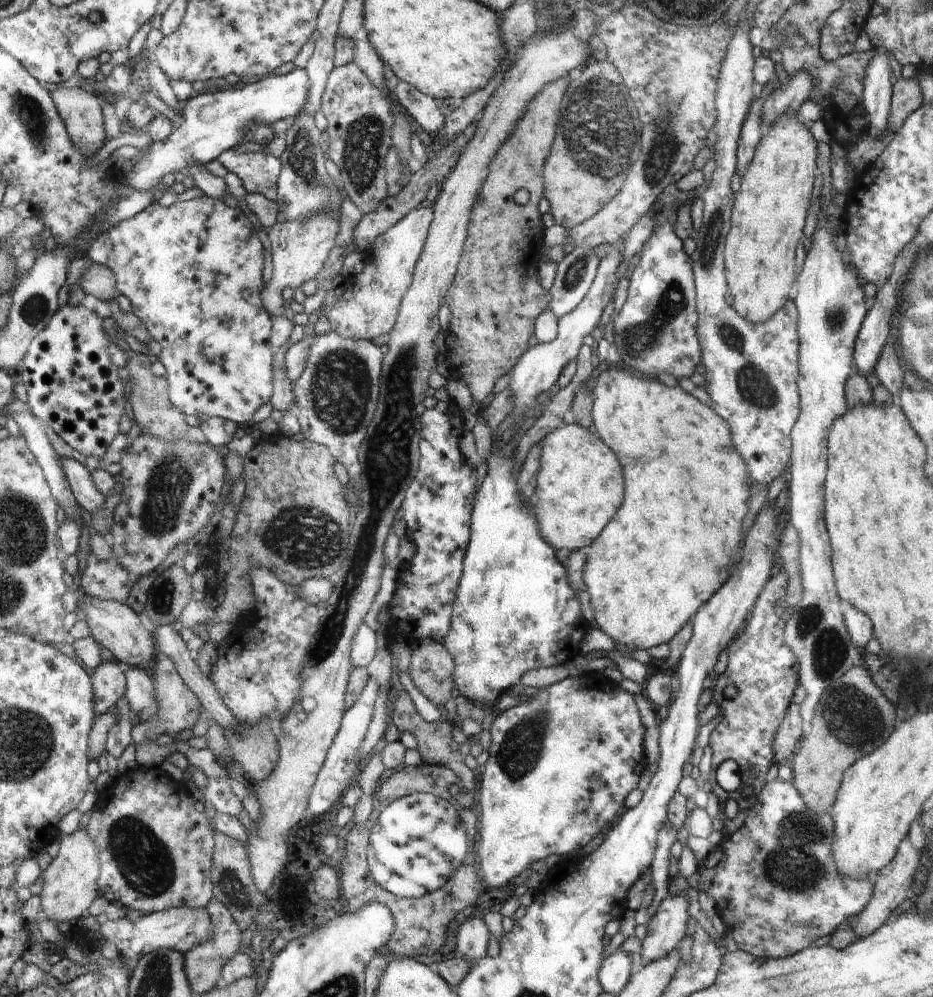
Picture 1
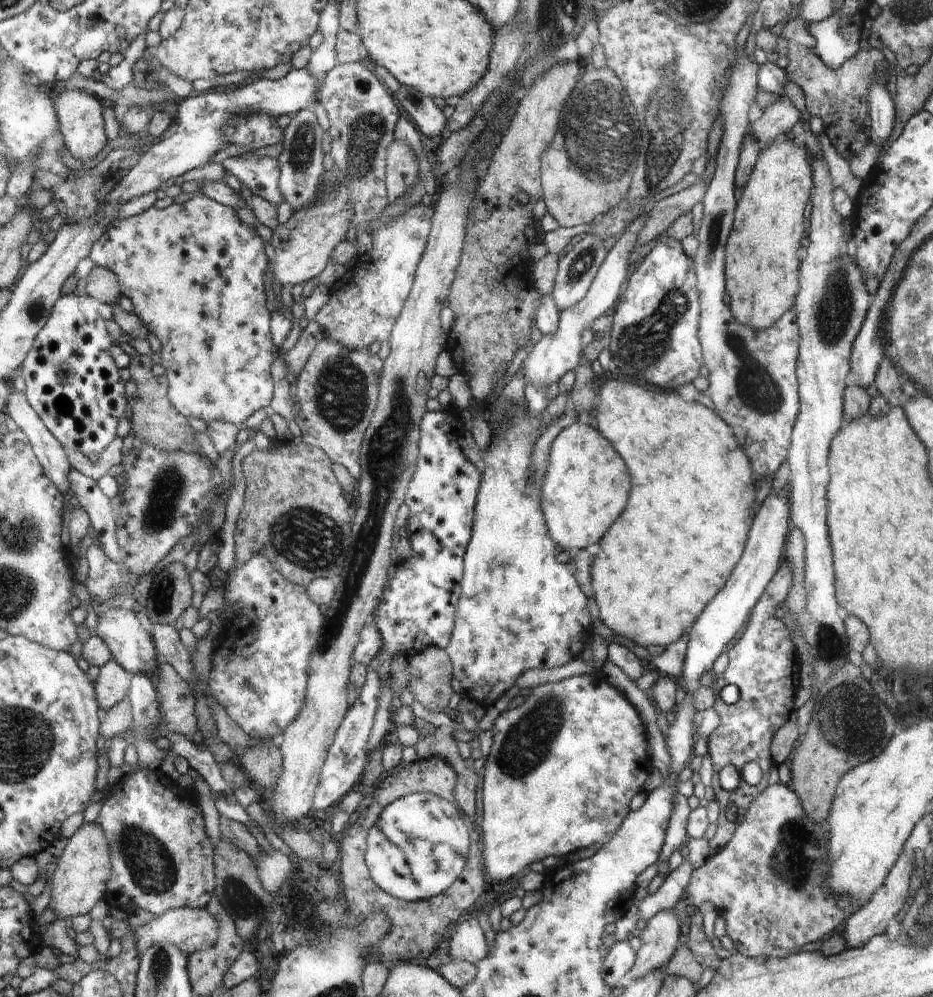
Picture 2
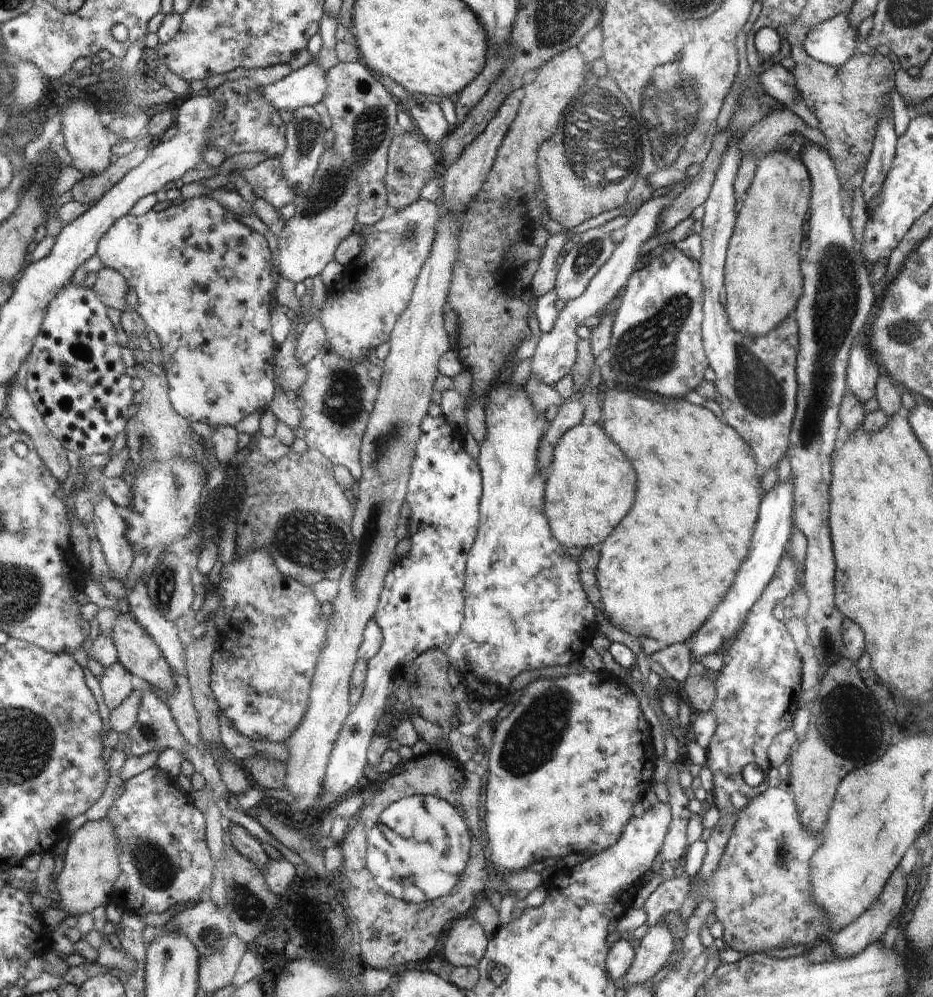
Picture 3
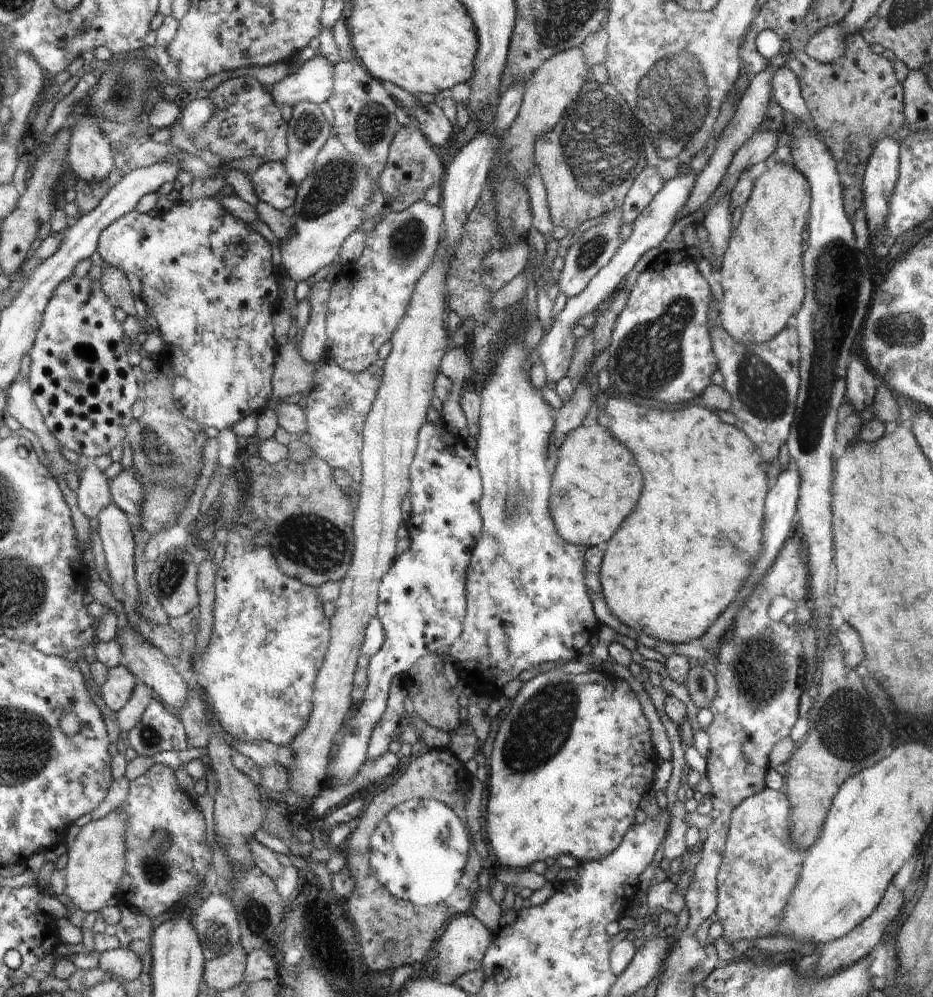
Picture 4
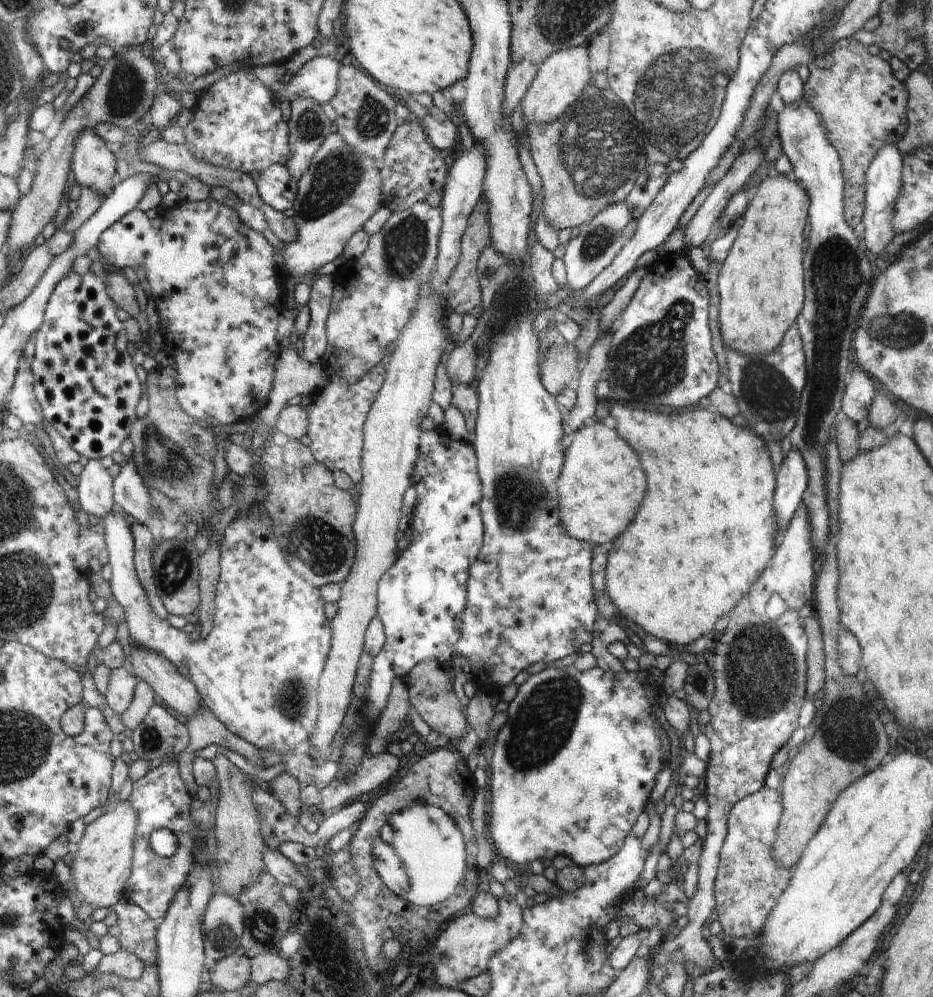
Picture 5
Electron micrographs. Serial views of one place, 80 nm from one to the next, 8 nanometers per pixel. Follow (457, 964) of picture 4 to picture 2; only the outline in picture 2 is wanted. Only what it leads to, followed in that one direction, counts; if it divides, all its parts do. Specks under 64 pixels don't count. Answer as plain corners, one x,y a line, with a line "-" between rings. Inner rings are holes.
464,920
448,937
448,941
449,956
455,960
466,960
476,965
490,953
484,930
478,920

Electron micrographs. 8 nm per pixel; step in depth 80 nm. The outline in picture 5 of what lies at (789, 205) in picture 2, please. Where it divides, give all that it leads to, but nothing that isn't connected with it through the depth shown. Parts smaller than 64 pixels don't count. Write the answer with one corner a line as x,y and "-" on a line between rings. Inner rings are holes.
778,175
777,178
759,180
759,185
754,189
748,208
743,214
732,250
722,263
717,279
720,294
719,322
725,350
743,355
767,355
774,352
782,345
790,324
799,318
803,310
806,282
802,280
802,242
807,237
804,234
804,224
809,220
806,210
809,210
806,190
803,184
792,176

